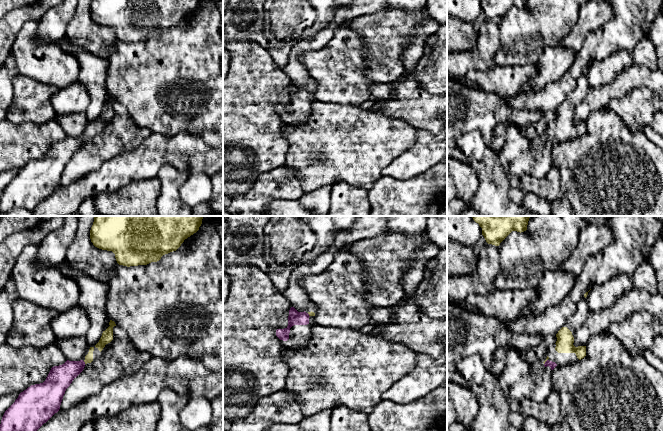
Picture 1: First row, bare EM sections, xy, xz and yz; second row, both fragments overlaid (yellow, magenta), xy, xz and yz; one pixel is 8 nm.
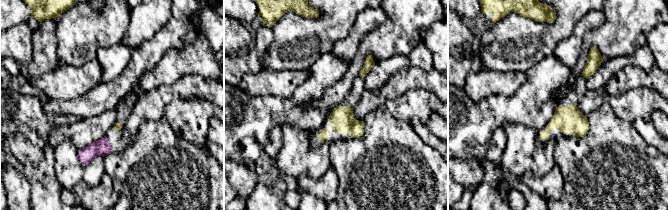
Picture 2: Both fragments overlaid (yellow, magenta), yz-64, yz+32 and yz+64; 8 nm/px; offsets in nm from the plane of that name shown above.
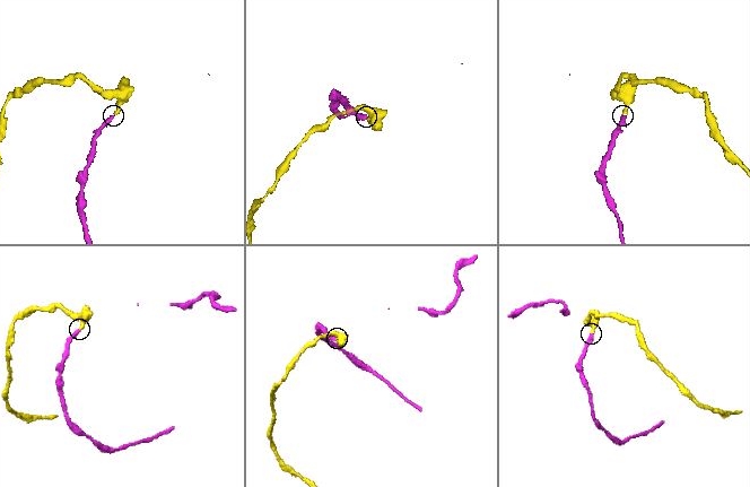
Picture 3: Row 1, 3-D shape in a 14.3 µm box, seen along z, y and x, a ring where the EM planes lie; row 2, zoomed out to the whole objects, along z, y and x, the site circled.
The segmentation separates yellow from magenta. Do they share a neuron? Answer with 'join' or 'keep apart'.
join

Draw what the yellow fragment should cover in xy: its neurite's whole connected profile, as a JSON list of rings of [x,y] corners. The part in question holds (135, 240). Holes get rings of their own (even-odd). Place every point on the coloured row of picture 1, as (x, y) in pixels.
[[[94,216],[90,239],[95,247],[112,251],[119,265],[147,265],[159,261],[165,254],[176,251],[185,239],[199,230],[202,219],[203,216]]]

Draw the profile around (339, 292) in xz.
[[[350,246],[339,250],[329,267],[322,273],[307,275],[298,280],[311,302],[318,308],[315,324],[342,329],[363,329],[368,326],[370,313],[375,308],[365,296],[365,263],[349,251]]]

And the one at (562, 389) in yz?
[[[609,330],[593,336],[586,345],[586,356],[569,365],[556,366],[552,370],[553,390],[561,399],[563,420],[555,424],[551,431],[663,431],[663,375],[652,367],[642,356],[633,355]]]

